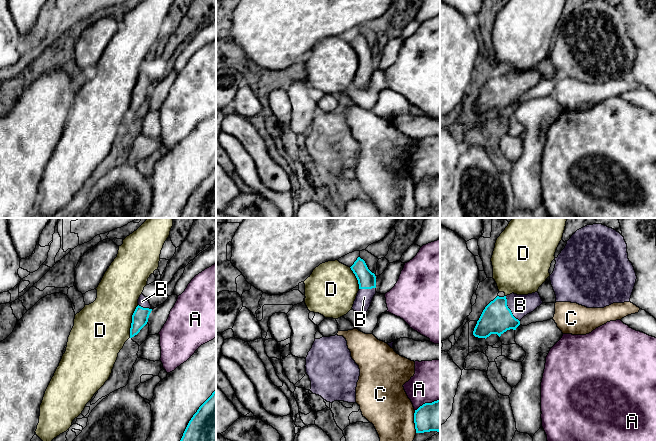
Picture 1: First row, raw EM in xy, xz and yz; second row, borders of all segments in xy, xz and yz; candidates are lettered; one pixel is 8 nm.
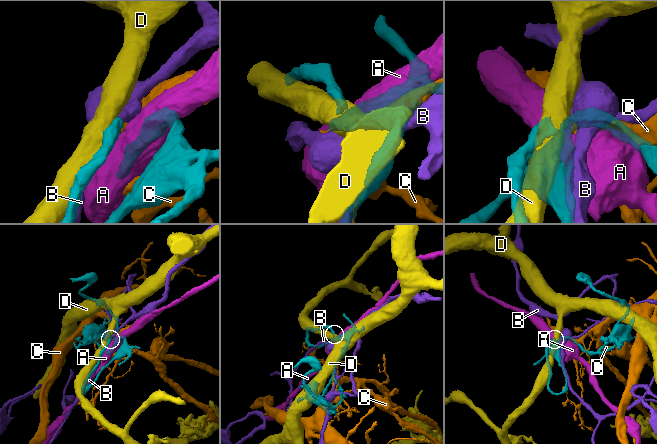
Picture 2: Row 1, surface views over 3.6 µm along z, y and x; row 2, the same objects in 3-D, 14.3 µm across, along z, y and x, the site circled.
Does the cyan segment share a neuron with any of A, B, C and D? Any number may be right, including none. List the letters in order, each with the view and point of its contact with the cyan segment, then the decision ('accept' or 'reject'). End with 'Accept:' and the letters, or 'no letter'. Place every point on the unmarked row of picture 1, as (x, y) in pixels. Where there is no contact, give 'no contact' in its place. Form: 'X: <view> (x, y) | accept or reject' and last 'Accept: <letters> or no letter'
A: xz (427, 179) | reject
B: yz (509, 85) | accept
C: xz (414, 197) | reject
D: xy (132, 97) | reject
Accept: B

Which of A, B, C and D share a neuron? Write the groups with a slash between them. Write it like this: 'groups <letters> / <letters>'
groups A / B / C / D

